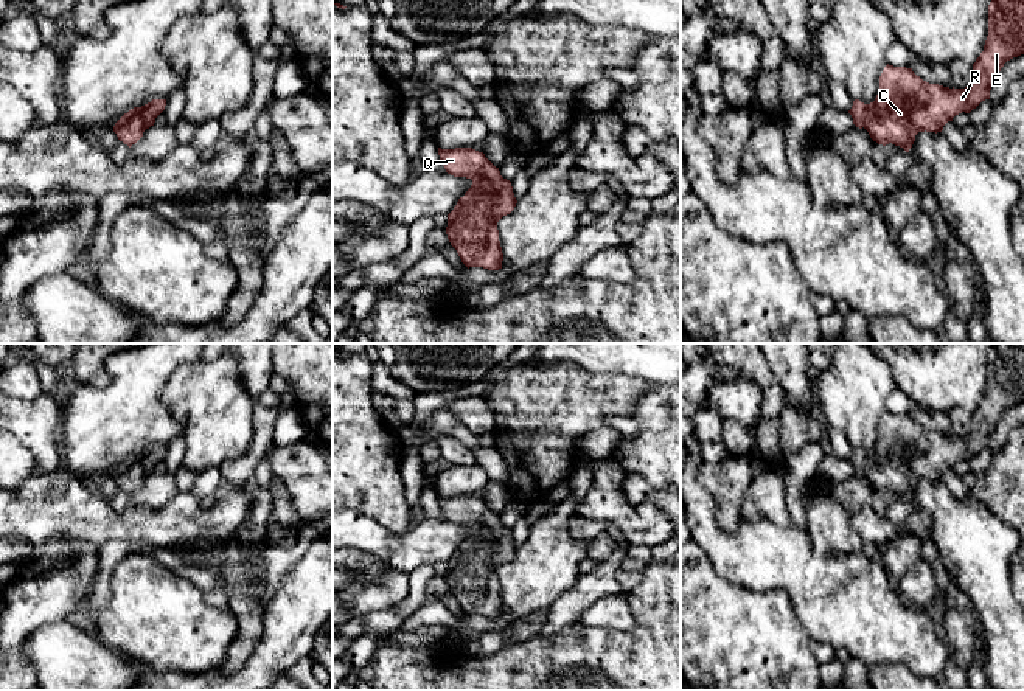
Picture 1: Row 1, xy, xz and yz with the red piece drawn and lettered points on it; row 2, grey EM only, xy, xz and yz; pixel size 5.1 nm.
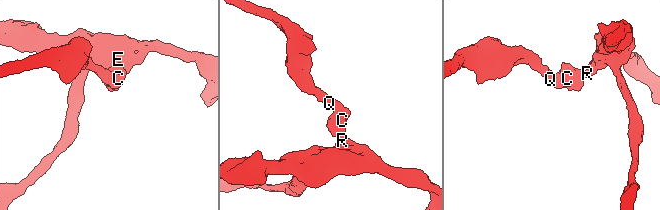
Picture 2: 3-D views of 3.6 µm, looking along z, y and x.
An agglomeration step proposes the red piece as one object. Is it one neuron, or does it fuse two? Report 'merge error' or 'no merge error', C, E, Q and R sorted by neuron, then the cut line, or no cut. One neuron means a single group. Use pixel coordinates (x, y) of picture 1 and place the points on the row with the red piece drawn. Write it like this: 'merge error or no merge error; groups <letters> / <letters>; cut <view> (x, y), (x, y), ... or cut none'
no merge error; groups C E Q R; cut none

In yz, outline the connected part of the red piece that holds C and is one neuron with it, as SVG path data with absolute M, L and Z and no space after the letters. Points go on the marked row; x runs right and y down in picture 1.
M991 0L988 36L984 51L973 64L965 89L929 84L912 68L886 65L873 102L853 101L853 124L866 129L878 144L895 144L906 152L918 132L942 132L962 112L970 113L990 90L1004 64L1024 54L1024 0Z

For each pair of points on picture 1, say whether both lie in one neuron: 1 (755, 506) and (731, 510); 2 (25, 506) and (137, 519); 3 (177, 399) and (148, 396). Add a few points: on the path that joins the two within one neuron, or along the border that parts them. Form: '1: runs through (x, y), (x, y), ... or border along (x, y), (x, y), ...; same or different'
1: border along (755, 474), (743, 500), (741, 517); different
2: runs through (53, 508), (70, 508), (94, 519), (109, 519); same
3: border along (177, 365), (163, 402), (181, 430); different

